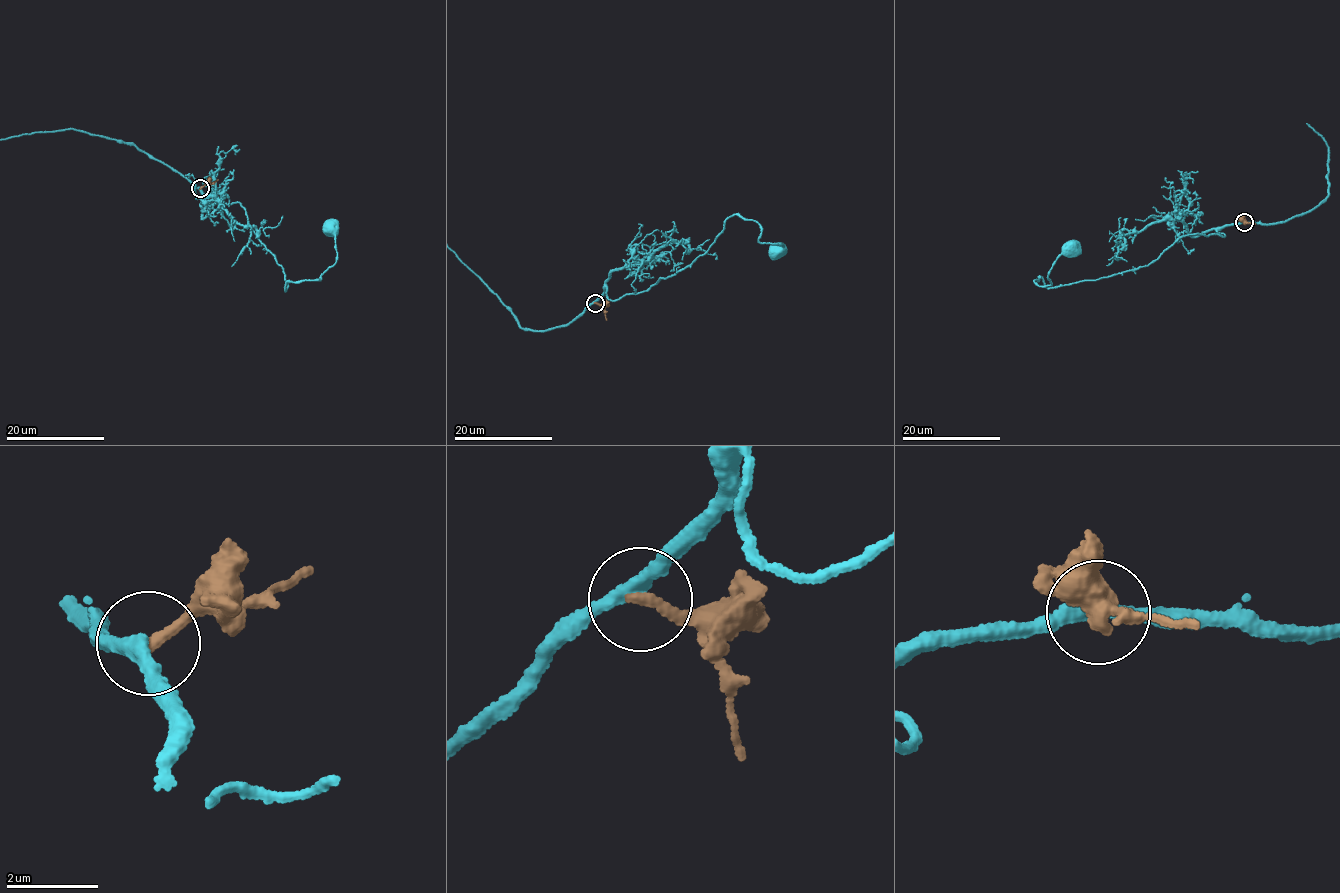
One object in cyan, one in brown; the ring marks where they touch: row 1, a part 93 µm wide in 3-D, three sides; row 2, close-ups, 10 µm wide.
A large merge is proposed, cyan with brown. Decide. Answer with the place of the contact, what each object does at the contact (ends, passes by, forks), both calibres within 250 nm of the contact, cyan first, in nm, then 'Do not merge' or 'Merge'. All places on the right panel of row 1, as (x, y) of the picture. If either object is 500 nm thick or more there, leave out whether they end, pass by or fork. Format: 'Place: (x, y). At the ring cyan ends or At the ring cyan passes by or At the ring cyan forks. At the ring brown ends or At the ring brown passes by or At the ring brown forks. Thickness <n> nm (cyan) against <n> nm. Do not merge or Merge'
Place: (1244, 222). At the ring cyan passes by. At the ring brown ends. Thickness 320 nm (cyan) against 260 nm. Do not merge

